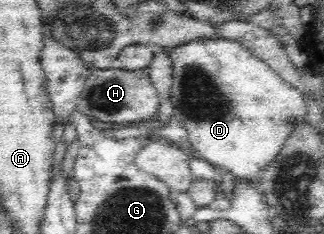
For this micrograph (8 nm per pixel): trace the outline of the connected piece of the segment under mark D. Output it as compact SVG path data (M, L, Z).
M221 37L213 39L194 39L179 47L173 48L170 51L170 58L172 61L172 83L169 101L171 101L174 113L177 113L177 117L181 119L183 128L185 128L187 134L189 134L189 154L196 159L201 159L206 163L213 164L218 171L231 172L233 176L240 179L240 181L254 181L256 186L259 187L261 185L261 182L259 182L259 173L267 167L267 164L275 163L275 156L282 148L283 143L286 142L287 136L291 133L293 126L297 122L301 122L301 124L307 123L305 121L307 103L304 101L303 96L294 87L291 87L290 83L283 81L283 79L270 68L269 64L263 63L263 60L255 57L252 51L249 51L235 40L228 40Z

